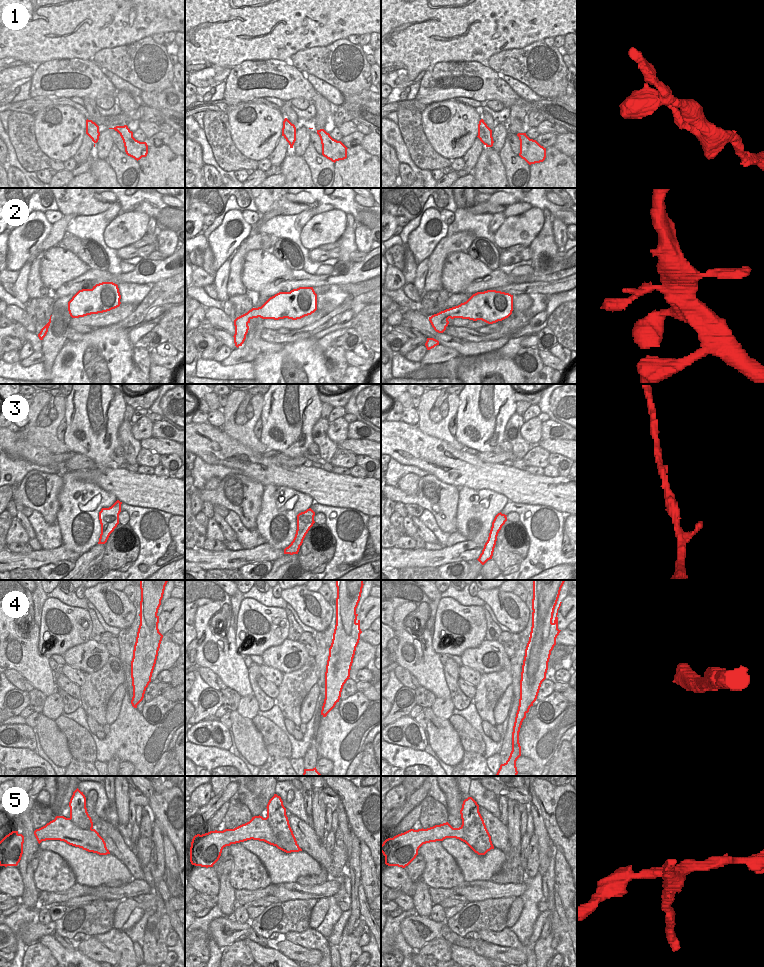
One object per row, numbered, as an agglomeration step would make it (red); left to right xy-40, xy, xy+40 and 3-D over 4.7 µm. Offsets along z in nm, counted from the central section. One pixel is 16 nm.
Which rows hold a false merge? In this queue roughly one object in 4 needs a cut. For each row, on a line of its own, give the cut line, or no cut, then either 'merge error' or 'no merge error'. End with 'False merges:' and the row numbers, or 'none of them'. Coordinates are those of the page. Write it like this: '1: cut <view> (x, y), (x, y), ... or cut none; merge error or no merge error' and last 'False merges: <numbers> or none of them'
1: cut none; no merge error
2: cut none; no merge error
3: cut none; no merge error
4: cut none; no merge error
5: cut xy (266, 817), (274, 834), (275, 845); merge error
False merges: 5

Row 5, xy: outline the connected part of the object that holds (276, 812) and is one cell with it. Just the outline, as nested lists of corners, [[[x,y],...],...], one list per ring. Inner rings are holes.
[[[274,794],[267,804],[267,820],[275,834],[275,846],[286,852],[291,853],[289,843],[296,838],[290,827],[286,808],[280,796]]]

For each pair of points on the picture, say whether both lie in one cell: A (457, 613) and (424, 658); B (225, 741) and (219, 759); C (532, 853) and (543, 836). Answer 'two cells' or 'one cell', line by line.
A: two cells
B: two cells
C: two cells

